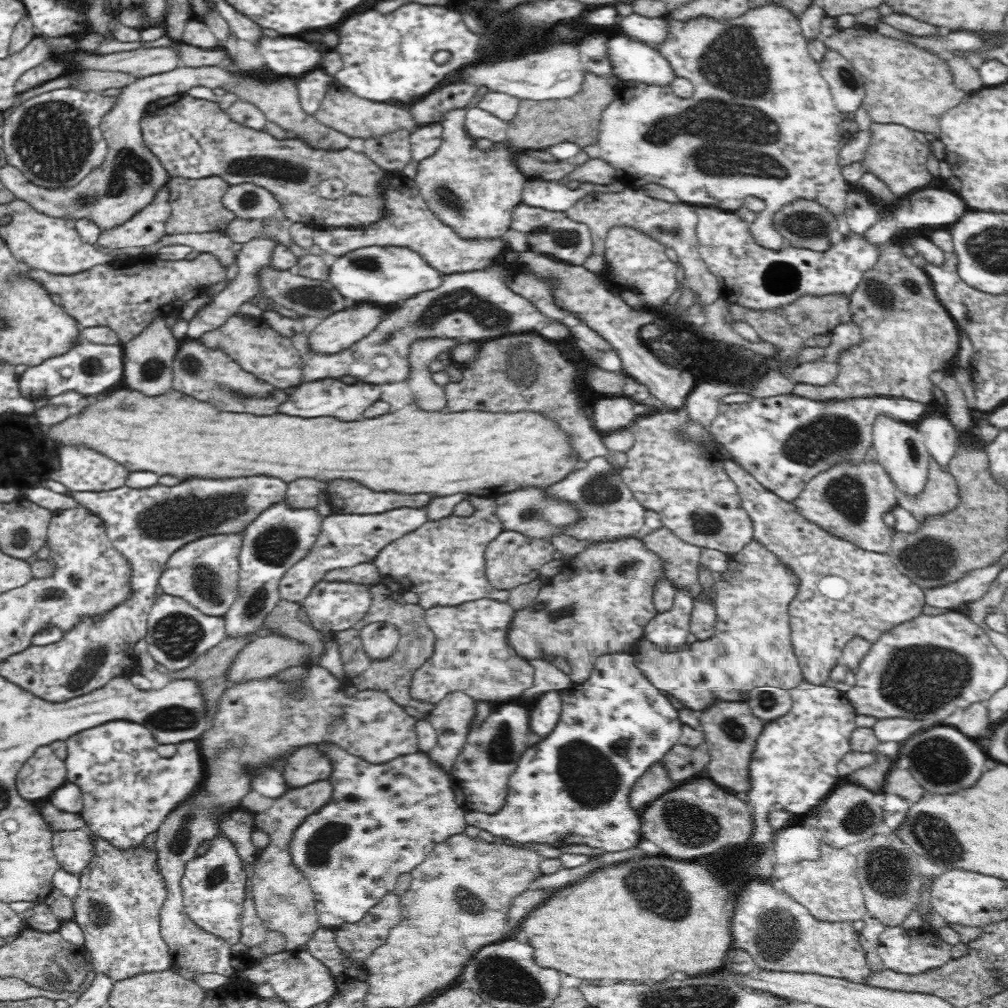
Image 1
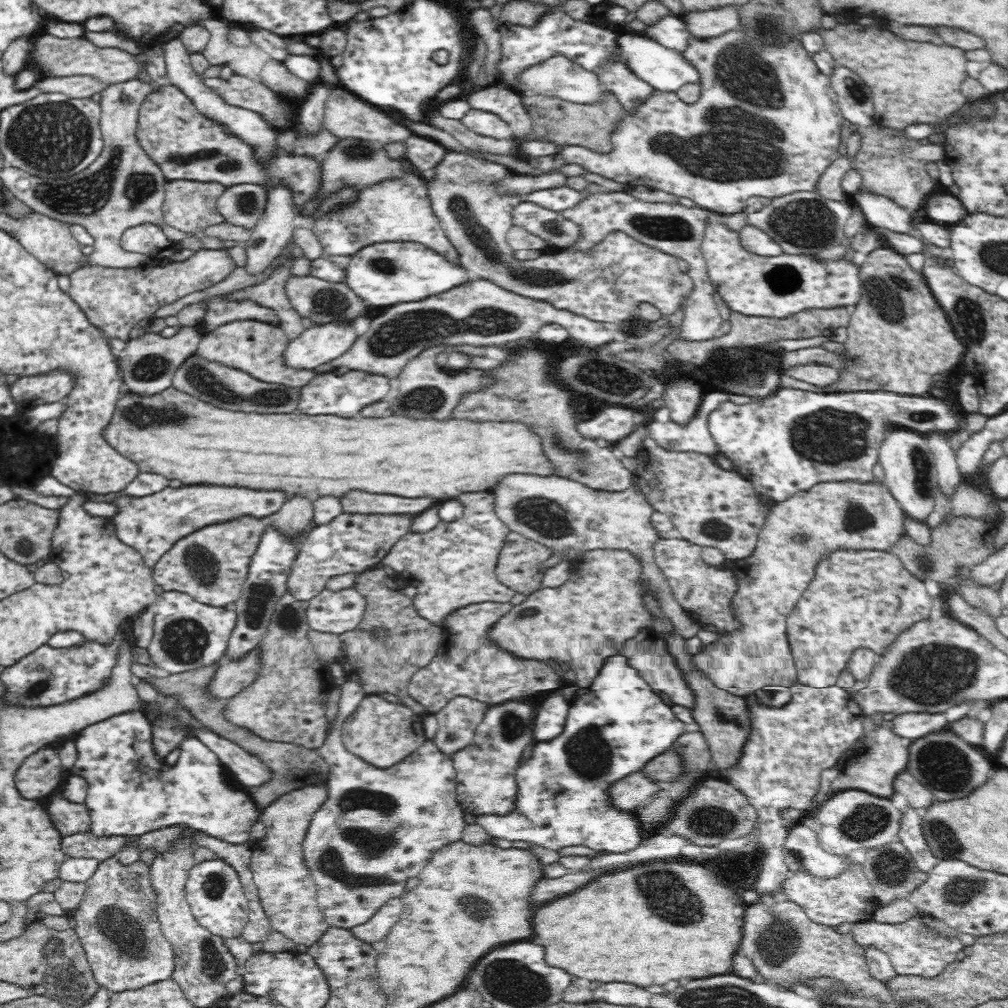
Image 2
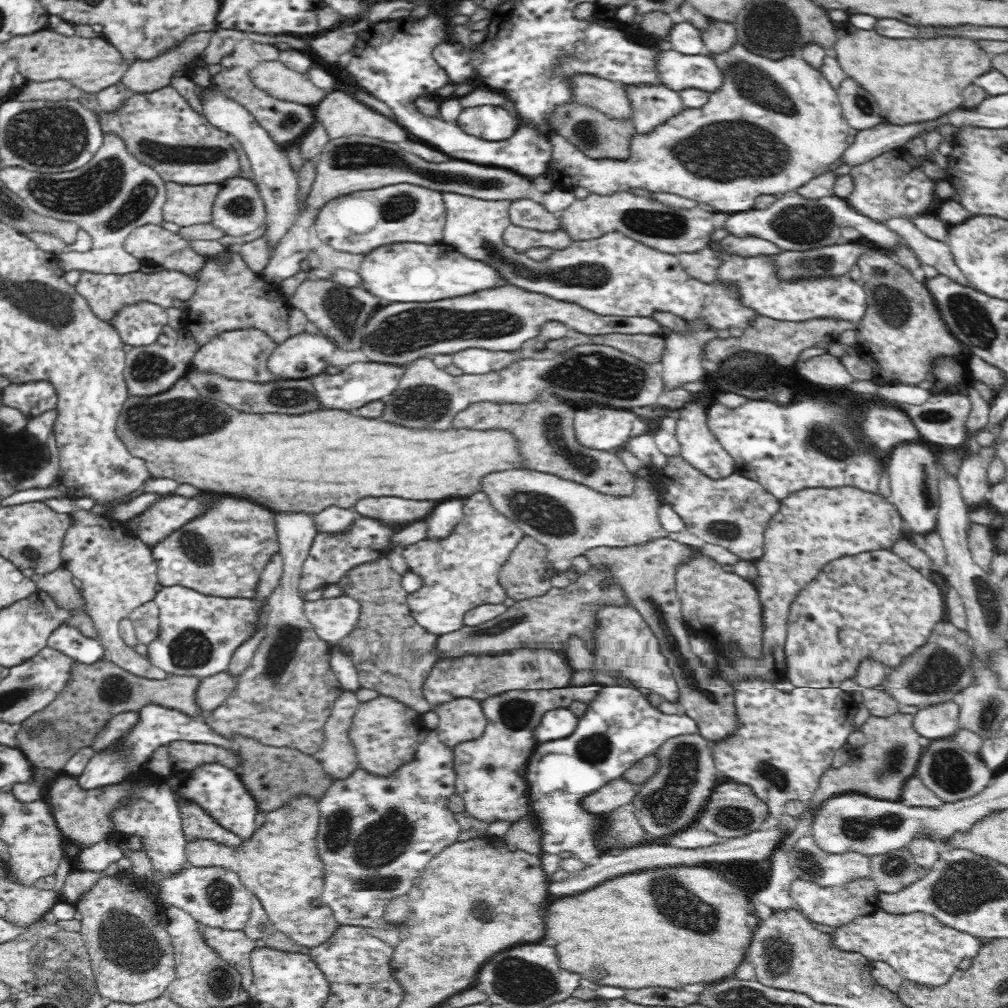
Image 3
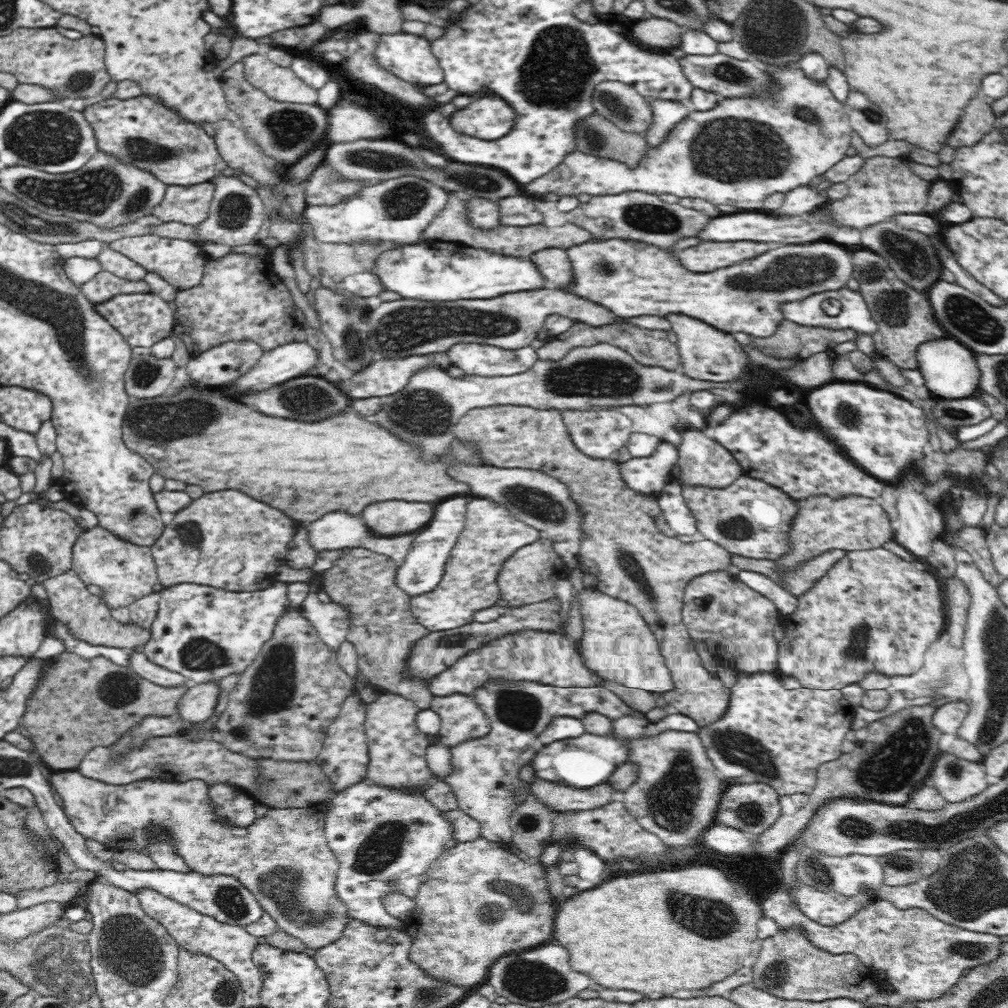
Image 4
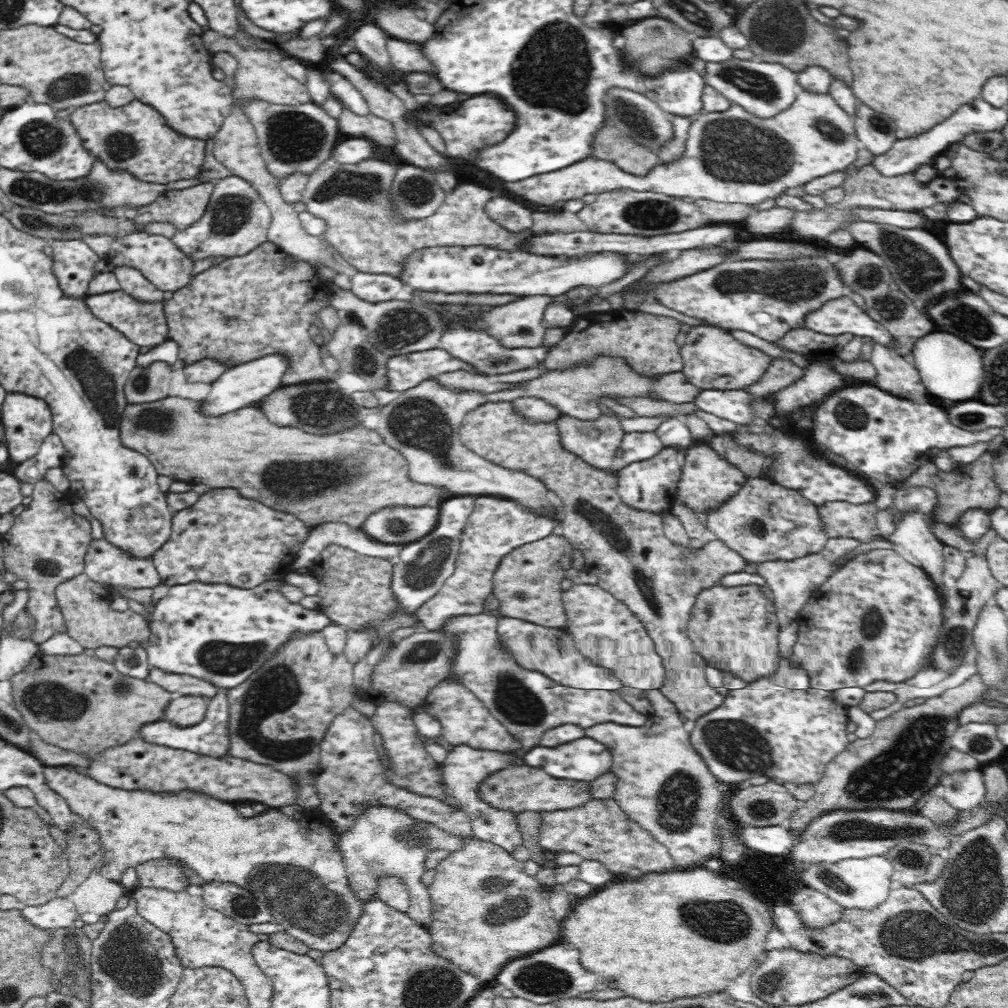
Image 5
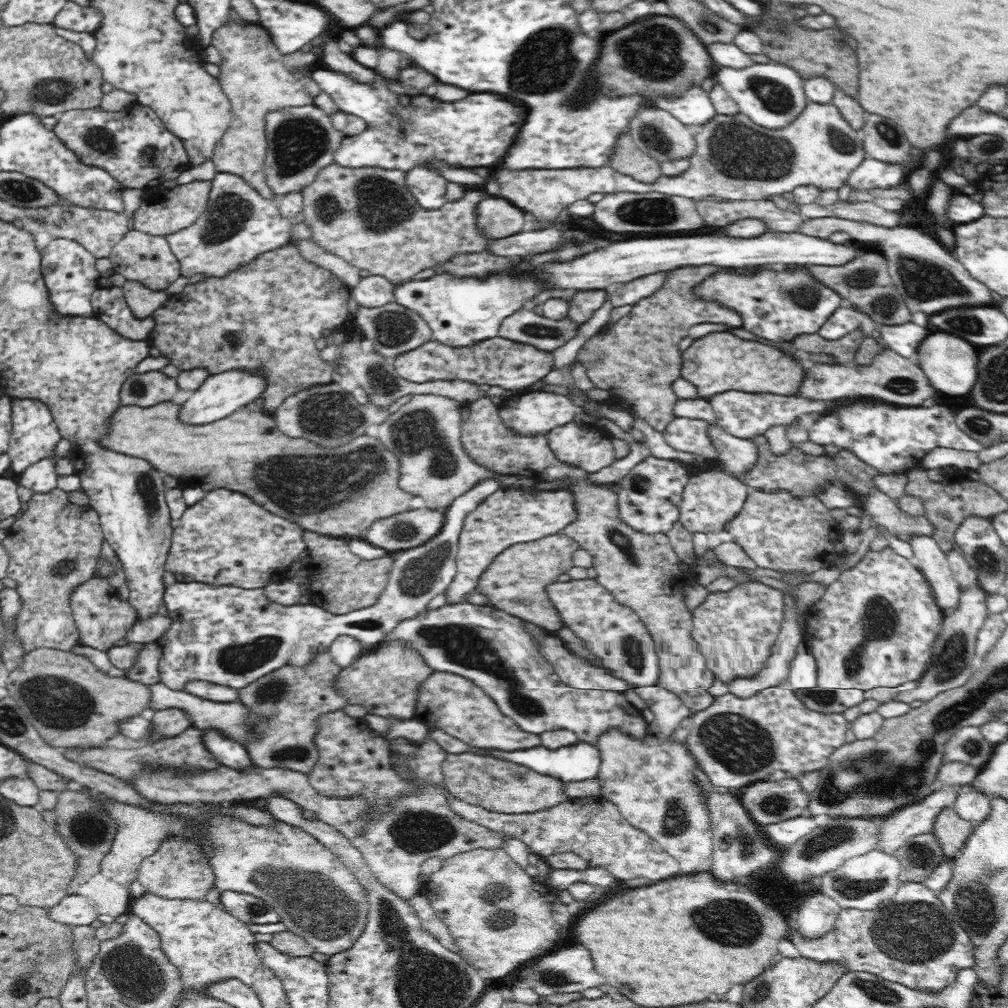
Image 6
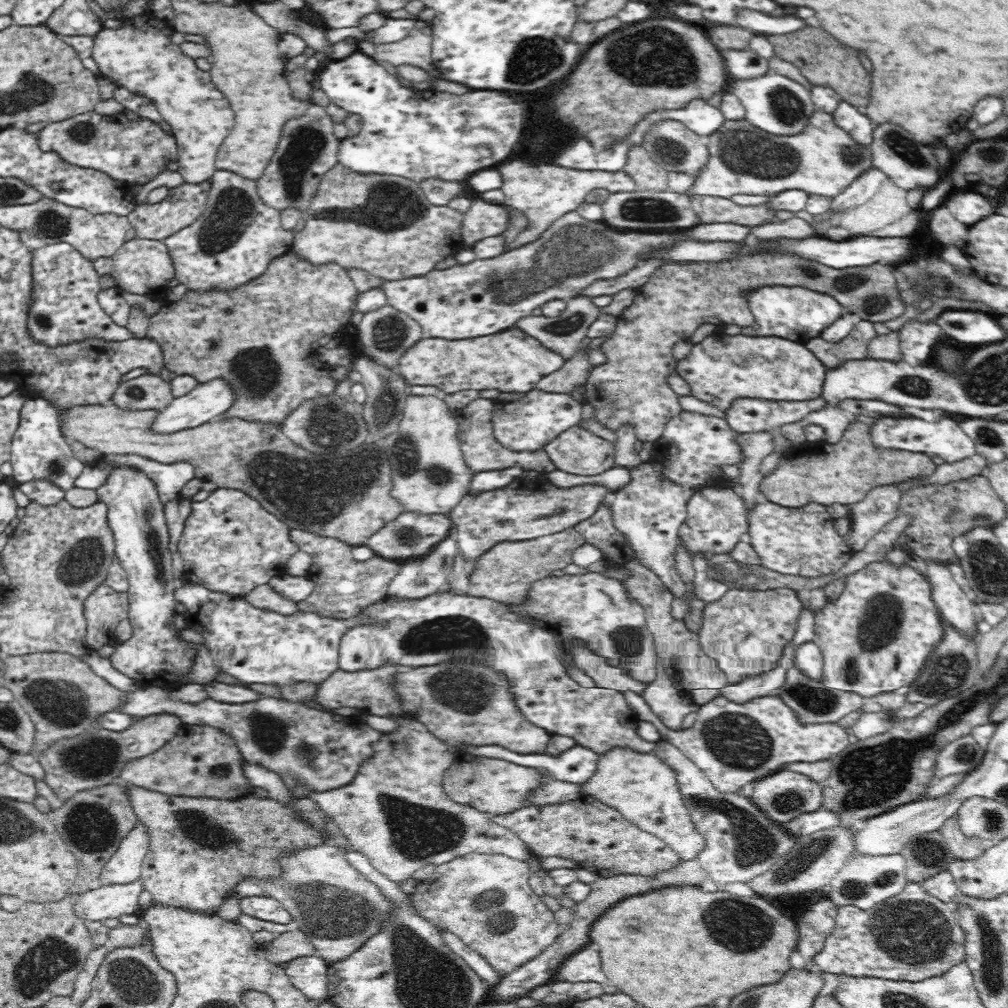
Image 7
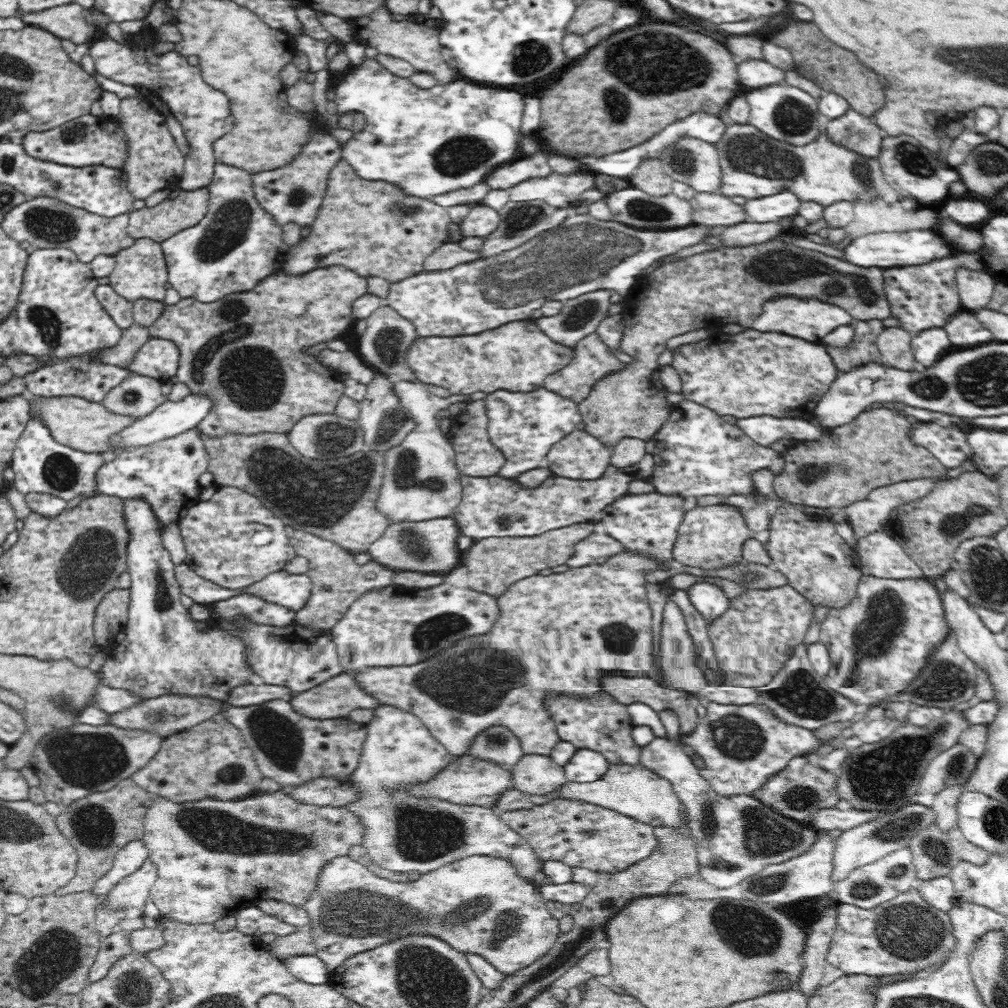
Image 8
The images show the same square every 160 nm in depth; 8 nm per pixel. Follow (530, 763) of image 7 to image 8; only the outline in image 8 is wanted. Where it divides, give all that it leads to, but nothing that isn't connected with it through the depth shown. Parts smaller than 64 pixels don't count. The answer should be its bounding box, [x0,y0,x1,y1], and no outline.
[563,749,609,783]

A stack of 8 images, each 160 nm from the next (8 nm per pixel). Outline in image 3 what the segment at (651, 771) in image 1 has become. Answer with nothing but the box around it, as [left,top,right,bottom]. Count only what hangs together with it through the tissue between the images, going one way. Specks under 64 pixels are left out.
[583,779,638,813]

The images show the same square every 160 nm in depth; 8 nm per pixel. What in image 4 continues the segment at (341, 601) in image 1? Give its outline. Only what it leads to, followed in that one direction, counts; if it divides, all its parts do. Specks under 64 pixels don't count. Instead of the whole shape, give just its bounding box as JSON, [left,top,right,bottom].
[300,591,351,650]

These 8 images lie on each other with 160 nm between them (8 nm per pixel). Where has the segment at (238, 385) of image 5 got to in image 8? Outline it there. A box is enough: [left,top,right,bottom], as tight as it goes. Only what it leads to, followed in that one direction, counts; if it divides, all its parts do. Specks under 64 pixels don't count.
[112,394,213,450]

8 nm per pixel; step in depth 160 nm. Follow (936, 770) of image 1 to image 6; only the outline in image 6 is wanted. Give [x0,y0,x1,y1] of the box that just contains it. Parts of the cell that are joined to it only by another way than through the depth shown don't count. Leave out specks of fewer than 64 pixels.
[953,785,991,825]

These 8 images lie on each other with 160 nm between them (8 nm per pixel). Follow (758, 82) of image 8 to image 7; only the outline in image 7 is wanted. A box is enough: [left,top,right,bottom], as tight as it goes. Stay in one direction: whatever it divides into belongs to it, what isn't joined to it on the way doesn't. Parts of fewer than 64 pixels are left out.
[721,50,771,80]

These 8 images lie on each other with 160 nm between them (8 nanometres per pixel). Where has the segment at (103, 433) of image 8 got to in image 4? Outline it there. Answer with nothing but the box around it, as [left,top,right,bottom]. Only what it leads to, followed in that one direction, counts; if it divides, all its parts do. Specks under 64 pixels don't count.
[123,390,482,524]

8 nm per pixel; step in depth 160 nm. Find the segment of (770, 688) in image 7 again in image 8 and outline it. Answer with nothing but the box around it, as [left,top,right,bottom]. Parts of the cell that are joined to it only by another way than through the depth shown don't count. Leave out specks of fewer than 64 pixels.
[652,600,760,706]

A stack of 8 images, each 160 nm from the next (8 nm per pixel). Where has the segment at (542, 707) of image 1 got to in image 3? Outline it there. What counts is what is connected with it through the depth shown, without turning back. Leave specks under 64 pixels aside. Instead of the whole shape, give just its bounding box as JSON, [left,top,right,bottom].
[533,708,578,742]

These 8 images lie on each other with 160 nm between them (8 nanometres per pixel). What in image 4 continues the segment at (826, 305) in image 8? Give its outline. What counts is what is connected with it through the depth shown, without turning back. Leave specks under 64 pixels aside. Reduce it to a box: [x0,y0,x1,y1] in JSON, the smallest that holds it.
[566,239,852,338]

